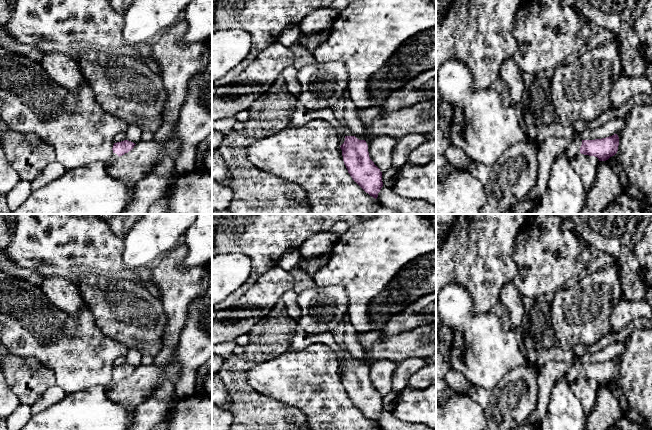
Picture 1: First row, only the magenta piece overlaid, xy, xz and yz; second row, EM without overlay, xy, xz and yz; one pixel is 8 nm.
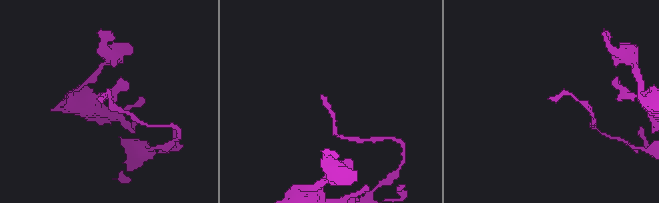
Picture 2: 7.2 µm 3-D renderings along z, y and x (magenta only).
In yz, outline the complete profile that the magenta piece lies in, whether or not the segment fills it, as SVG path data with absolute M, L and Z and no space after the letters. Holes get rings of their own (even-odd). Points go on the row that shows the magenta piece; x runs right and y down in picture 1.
M617 134L595 140L576 139L569 145L568 149L563 154L558 156L562 156L569 161L581 153L597 157L599 161L606 161L617 153L618 146L619 137Z

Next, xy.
M124 140L124 141L121 141L121 142L114 143L113 148L112 148L112 150L113 150L112 158L106 164L113 163L120 156L122 156L125 153L128 153L129 151L131 151L134 148L135 145L136 145L135 143L128 141L128 140Z

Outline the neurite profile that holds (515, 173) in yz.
M528 141L514 144L491 165L470 162L467 169L484 186L487 203L480 214L503 214L536 185L538 157Z

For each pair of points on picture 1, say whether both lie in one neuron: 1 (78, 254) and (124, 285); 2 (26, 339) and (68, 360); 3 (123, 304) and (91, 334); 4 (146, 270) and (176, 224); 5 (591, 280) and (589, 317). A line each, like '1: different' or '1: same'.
1: different
2: same
3: different
4: different
5: same

